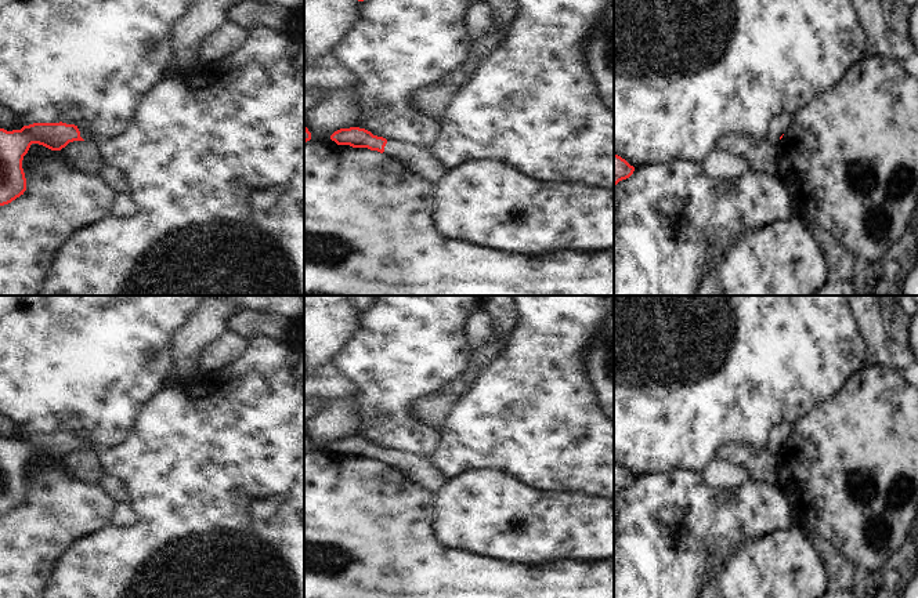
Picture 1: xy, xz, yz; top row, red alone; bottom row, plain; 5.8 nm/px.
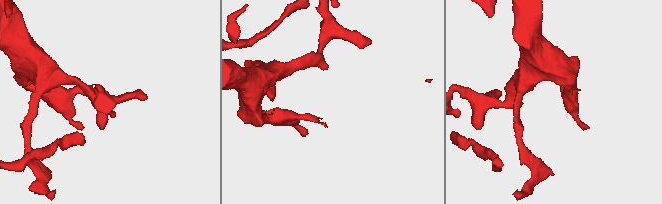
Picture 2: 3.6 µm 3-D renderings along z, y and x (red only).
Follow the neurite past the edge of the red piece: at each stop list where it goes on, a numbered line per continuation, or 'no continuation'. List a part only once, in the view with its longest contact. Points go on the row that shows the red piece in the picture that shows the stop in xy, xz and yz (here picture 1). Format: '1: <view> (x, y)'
1: xy (85, 130)

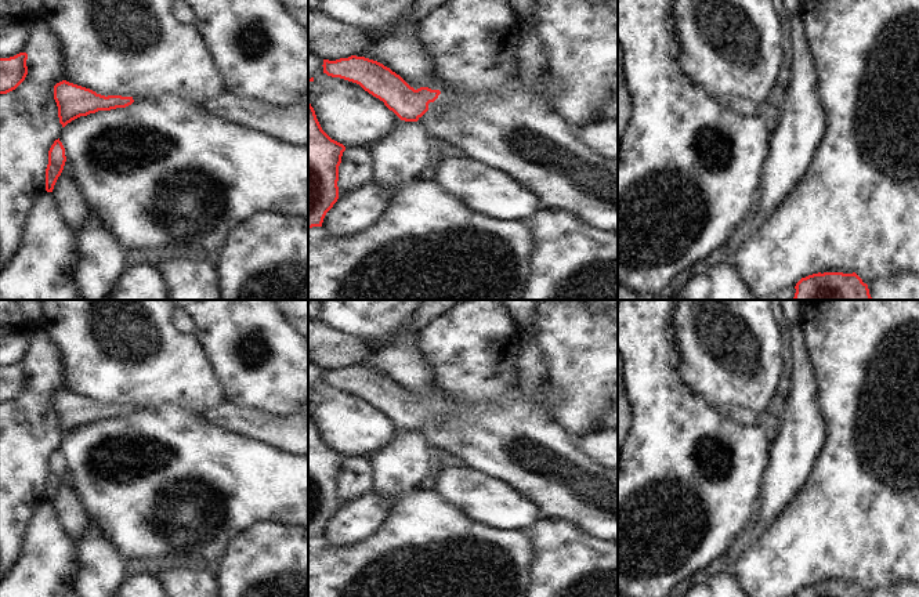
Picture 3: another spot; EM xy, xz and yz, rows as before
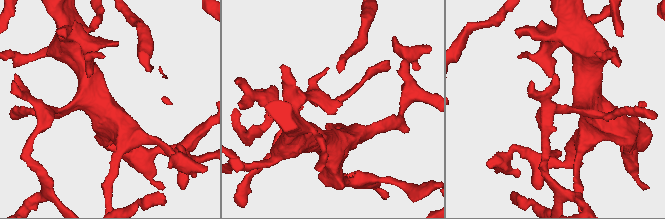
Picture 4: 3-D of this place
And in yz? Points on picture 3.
no continuation

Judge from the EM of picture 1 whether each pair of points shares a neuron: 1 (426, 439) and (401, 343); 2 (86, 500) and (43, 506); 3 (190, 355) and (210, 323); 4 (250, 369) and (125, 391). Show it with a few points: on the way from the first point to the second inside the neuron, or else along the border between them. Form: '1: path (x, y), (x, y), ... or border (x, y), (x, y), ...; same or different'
1: path (403, 416), (401, 366); same
2: path (75, 506), (54, 506); same
3: path (190, 347), (202, 332); same
4: border (161, 388), (138, 412); different

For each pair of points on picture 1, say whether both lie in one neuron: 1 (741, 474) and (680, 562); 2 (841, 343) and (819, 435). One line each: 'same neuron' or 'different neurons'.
1: different neurons
2: different neurons

